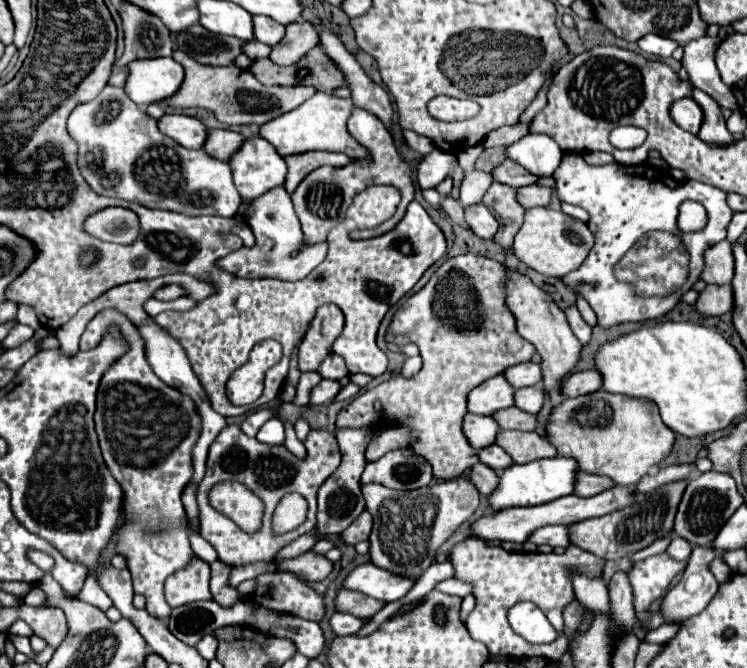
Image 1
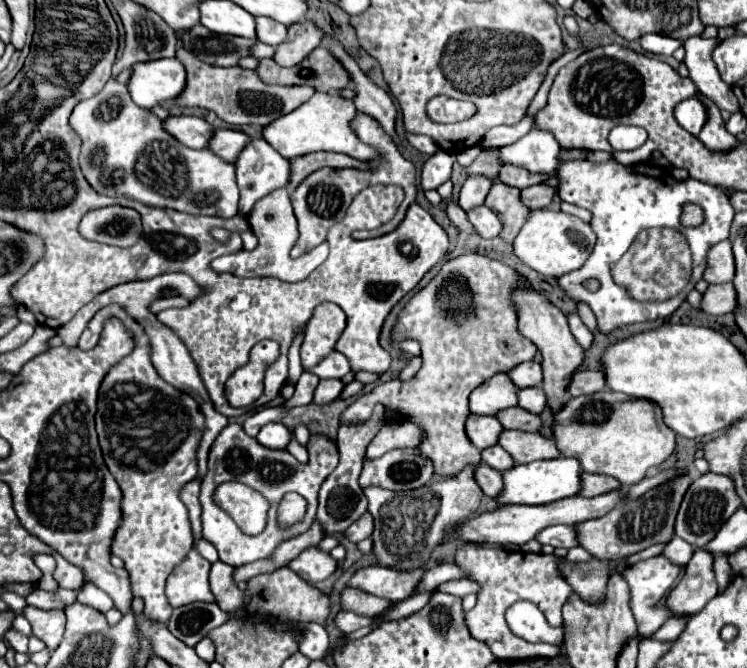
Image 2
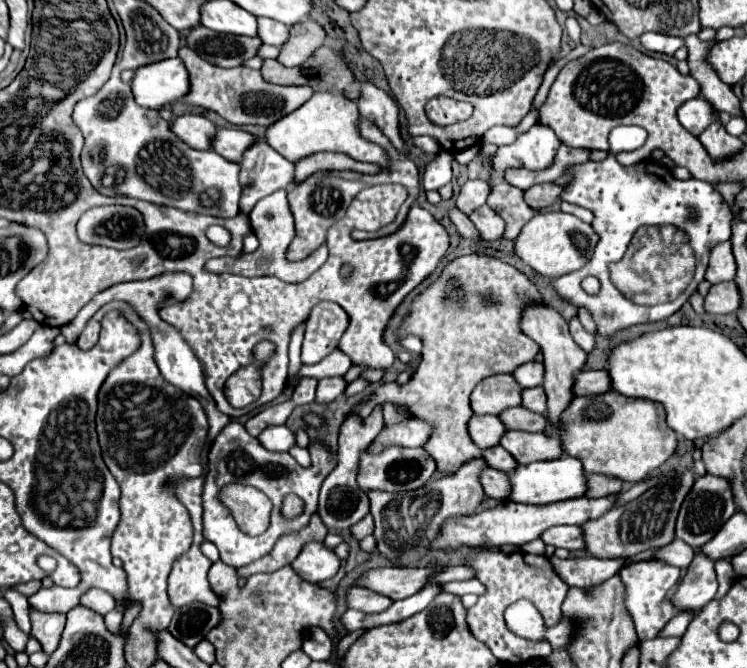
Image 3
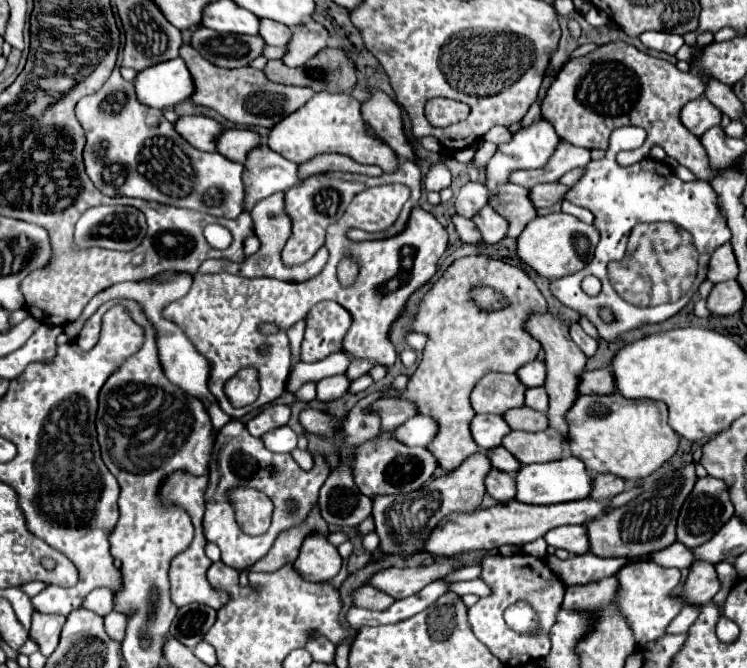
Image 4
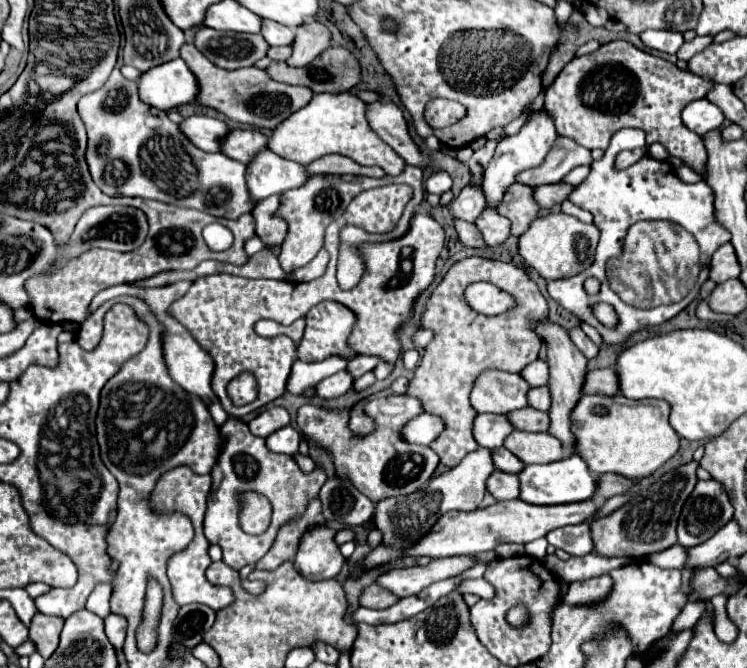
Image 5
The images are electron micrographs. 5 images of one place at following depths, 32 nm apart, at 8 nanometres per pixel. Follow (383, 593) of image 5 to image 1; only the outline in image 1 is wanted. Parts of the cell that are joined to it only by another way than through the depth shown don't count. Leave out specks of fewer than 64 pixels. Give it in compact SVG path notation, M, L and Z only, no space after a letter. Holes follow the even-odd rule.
M338 590L334 606L336 606L336 612L354 614L358 618L372 618L384 606L384 602L368 598L364 594L352 592L352 590Z

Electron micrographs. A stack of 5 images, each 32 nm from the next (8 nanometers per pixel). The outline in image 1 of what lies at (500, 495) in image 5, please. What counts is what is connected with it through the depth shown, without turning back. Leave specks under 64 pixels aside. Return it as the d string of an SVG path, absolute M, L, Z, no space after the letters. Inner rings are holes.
M476 462L476 466L466 470L466 478L476 486L476 490L480 490L482 496L490 496L492 490L496 488L496 484L498 484L496 472L482 462Z

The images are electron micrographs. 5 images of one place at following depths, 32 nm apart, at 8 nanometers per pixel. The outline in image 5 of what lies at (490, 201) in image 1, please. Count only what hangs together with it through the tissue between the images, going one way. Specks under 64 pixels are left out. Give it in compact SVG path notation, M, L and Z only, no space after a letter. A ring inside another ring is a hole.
M512 184L512 186L508 186L508 194L504 194L504 198L500 200L500 206L496 206L496 210L512 222L510 234L520 236L530 226L530 222L538 216L540 206L536 204L536 200L532 196L530 186Z

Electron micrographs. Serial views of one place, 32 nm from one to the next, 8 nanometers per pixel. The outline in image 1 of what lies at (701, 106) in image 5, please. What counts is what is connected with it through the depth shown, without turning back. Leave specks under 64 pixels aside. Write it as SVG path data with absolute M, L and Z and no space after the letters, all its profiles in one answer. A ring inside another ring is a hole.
M692 98L676 100L670 106L670 114L672 114L672 120L680 128L684 128L684 130L688 130L692 134L698 134L700 124L702 124L702 110L700 110L700 106Z

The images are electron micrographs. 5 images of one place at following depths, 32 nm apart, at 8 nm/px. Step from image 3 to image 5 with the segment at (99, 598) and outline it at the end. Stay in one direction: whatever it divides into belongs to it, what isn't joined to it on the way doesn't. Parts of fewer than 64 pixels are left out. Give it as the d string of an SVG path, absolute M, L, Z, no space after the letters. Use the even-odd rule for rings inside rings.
M96 586L86 600L86 608L98 614L100 618L106 618L110 614L110 596L112 596L112 588Z

